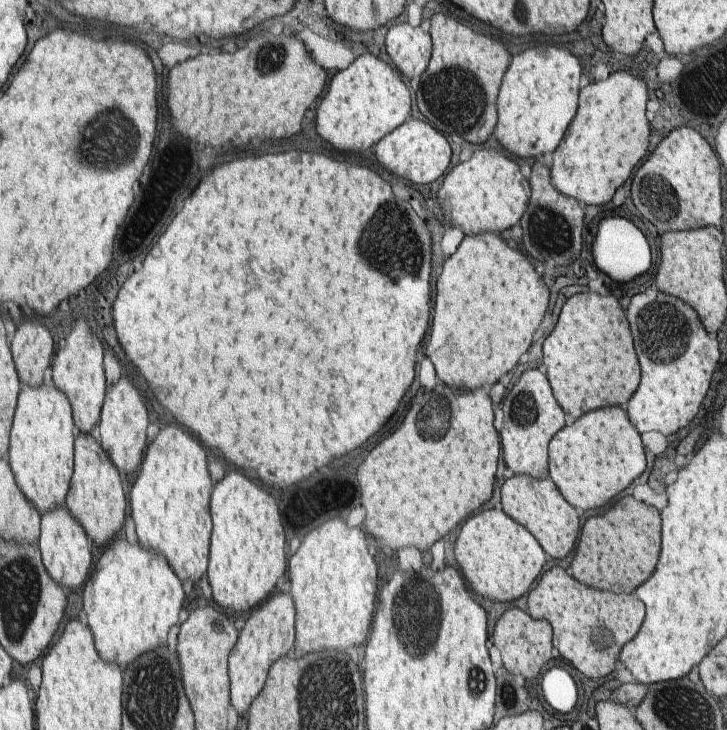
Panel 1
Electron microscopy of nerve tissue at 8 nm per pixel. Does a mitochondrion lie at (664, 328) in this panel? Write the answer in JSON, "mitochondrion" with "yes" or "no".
{"mitochondrion":"yes"}

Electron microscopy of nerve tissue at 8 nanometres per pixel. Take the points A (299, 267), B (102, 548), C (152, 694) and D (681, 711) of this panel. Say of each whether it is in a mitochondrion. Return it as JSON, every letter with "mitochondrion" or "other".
{"A":"other","B":"other","C":"mitochondrion","D":"mitochondrion"}

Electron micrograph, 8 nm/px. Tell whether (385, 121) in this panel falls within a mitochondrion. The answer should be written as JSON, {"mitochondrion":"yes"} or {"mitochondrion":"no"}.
{"mitochondrion":"no"}

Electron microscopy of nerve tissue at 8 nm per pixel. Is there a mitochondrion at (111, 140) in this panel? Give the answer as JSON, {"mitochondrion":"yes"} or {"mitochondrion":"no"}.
{"mitochondrion":"yes"}

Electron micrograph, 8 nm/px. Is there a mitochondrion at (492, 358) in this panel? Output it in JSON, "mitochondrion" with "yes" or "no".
{"mitochondrion":"no"}

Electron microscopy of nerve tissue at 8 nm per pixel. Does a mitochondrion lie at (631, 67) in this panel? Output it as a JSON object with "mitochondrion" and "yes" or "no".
{"mitochondrion":"no"}

